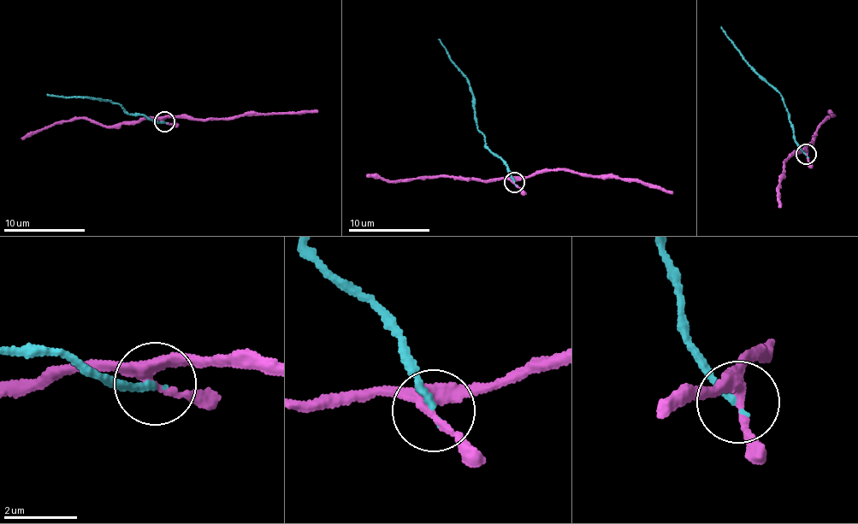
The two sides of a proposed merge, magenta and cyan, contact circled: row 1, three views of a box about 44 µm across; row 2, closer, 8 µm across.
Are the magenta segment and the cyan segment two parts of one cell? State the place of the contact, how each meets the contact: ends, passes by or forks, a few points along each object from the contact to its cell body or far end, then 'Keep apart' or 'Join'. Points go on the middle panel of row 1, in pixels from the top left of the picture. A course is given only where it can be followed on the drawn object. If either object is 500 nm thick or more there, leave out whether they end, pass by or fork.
Place: (514, 182). At the ring magenta forks. At the ring cyan ends. Course of magenta: (514, 183), (519, 179), (553, 169), (647, 182), (671, 193). Course of cyan: (514, 181), (505, 164), (491, 155), (476, 126), (469, 84), (437, 39). Keep apart

